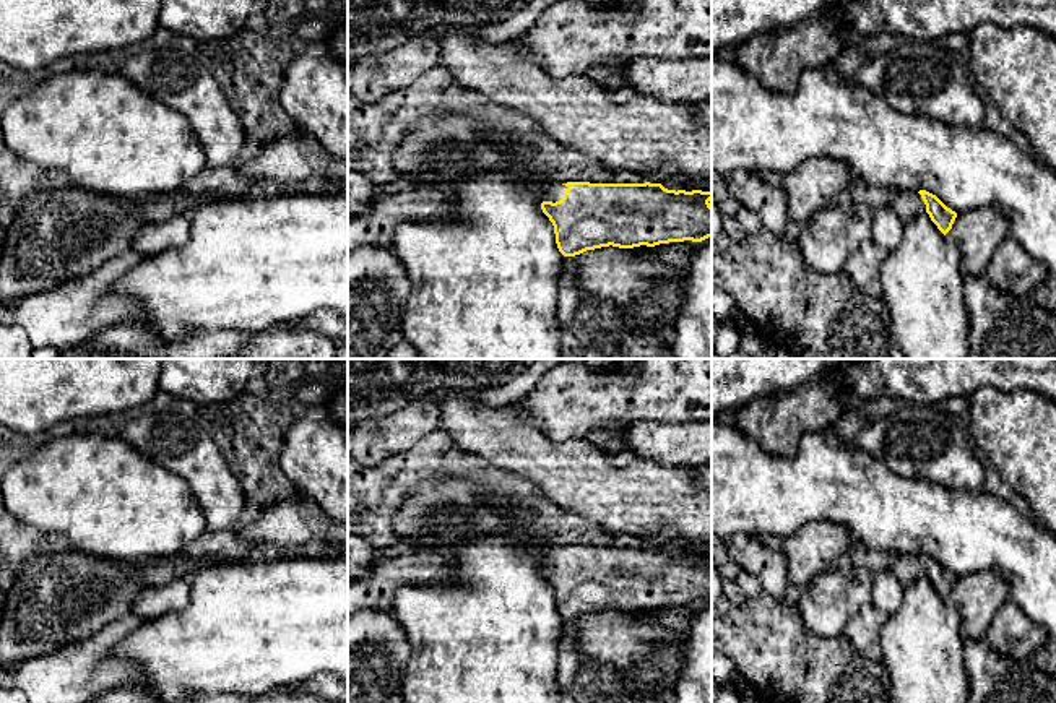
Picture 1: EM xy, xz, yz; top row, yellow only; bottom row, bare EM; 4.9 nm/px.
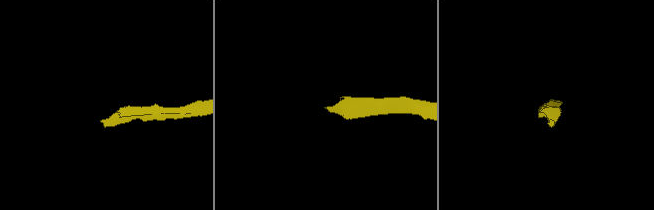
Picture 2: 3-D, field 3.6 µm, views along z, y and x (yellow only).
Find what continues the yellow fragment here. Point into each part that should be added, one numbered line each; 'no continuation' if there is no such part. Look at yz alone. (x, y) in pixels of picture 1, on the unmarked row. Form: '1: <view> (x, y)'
1: yz (907, 569)

